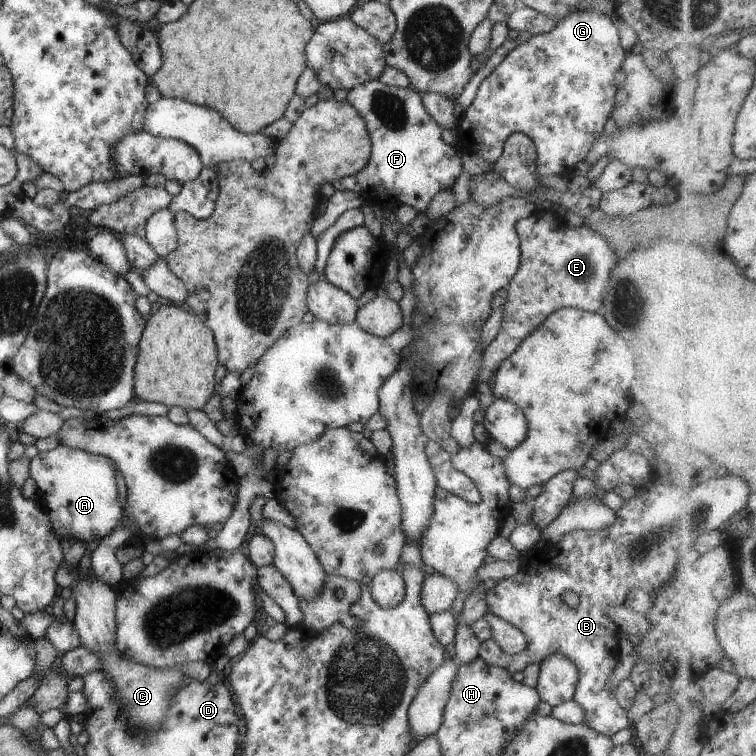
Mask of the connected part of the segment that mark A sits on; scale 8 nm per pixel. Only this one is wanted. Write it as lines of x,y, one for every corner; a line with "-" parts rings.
60,443
53,450
39,452
31,458
28,476
37,485
35,501
46,513
57,541
76,541
85,546
88,542
101,541
126,518
124,504
117,500
113,467
106,457

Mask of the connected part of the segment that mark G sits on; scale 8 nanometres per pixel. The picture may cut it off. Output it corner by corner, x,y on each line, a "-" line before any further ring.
582,9
572,11
569,15
563,18
558,18
555,26
548,32
540,35
533,35
521,45
513,48
504,58
496,65
496,68
481,80
481,83
476,89
475,97
472,102
465,108
465,111
458,118
456,126
456,134
459,137
460,150
469,152
474,158
483,160
487,164
494,164
495,160
502,154
506,137
512,133
525,134
533,143
536,149
536,173
539,177
553,176
562,174
566,170
573,172
575,164
583,161
589,148
594,144
594,141
602,134
606,118
610,116
611,110
615,107
615,92
617,87
614,82
615,74
620,70
623,60
627,53
619,44
618,31
612,21
602,13
591,11
590,9

